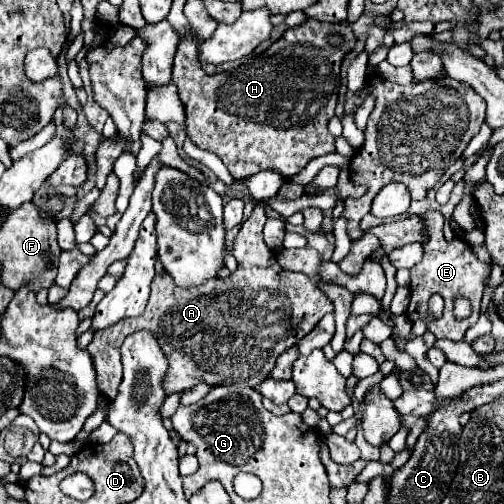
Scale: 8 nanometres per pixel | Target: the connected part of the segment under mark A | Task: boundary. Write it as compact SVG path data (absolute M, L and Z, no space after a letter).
M259 202L253 210L253 214L243 222L235 246L233 246L233 256L237 258L239 266L237 272L233 272L227 280L215 278L205 282L199 288L179 288L173 284L169 274L155 276L151 282L151 296L147 302L147 308L141 316L137 318L125 318L119 324L113 324L105 330L97 330L93 336L93 342L87 346L89 354L95 360L95 370L97 370L97 386L99 392L113 400L121 382L121 342L125 340L127 334L133 334L137 330L149 328L155 334L159 334L159 342L169 356L169 372L165 376L165 392L183 392L187 388L193 388L201 382L209 386L219 386L219 384L237 384L237 386L249 386L255 388L261 384L265 378L269 378L275 360L281 352L289 350L293 344L297 344L305 334L309 334L317 322L333 312L331 300L305 276L305 274L293 274L283 268L279 268L275 252L265 244L263 240L263 224L267 220L265 208L269 208L269 202Z

